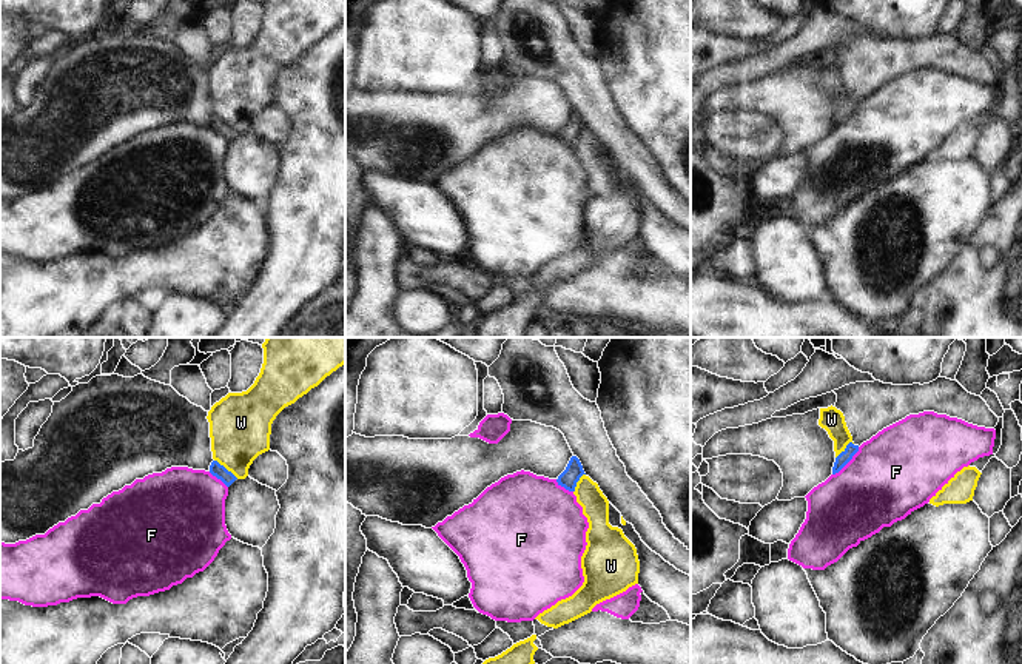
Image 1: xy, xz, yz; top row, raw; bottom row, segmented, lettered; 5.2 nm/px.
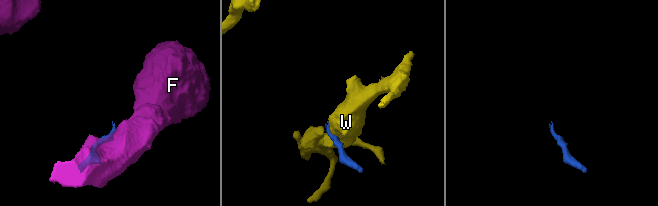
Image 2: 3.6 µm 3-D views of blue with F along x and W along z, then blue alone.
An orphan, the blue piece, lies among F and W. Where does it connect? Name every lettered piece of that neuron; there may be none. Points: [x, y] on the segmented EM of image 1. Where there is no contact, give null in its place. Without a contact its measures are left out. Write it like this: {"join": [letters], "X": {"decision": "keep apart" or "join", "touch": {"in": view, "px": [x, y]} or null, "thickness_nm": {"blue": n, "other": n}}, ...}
{"join": [], "F": {"decision": "keep apart", "touch": {"in": "yz", "px": [847, 462]}, "thickness_nm": {"blue": 70, "other": 440}}, "W": {"decision": "keep apart", "touch": {"in": "xy", "px": [225, 469]}, "thickness_nm": {"blue": 70, "other": 320}}}

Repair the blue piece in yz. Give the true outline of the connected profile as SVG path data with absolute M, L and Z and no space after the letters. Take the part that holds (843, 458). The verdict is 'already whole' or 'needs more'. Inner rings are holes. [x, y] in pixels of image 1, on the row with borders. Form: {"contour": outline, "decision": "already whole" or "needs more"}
{"contour": "M946 377L923 385L856 382L834 393L835 408L843 413L852 441L835 458L832 475L852 459L863 442L909 414L934 411L985 428L994 428L999 422L980 396L968 393L957 381Z", "decision": "needs more"}

